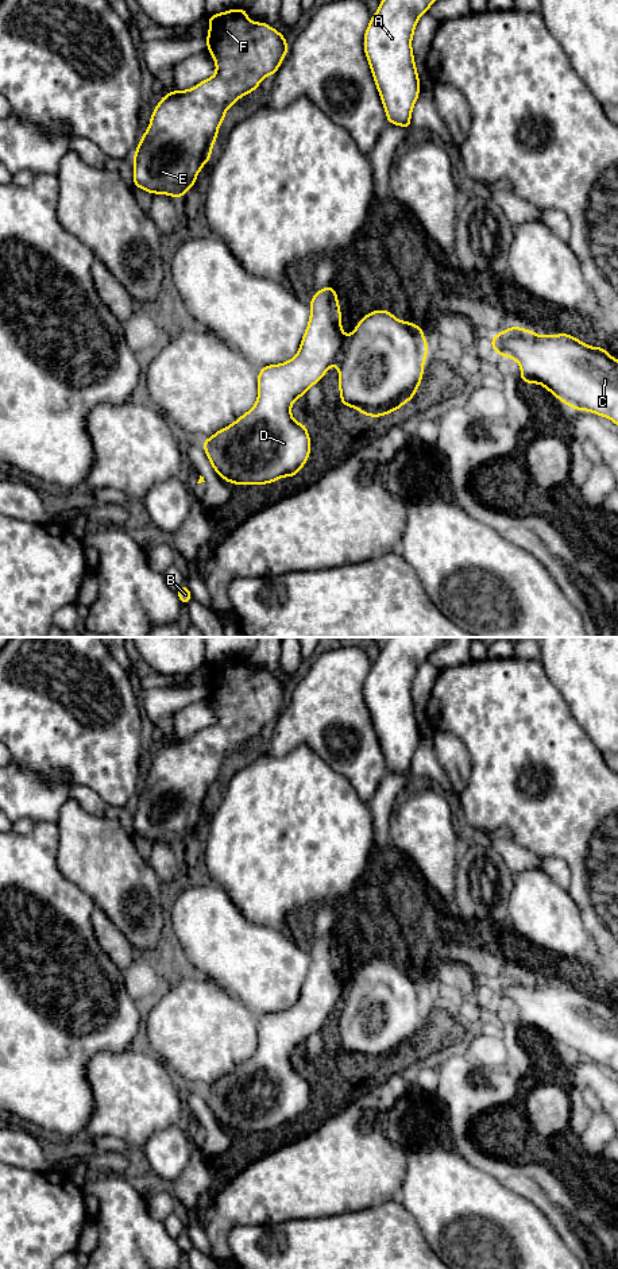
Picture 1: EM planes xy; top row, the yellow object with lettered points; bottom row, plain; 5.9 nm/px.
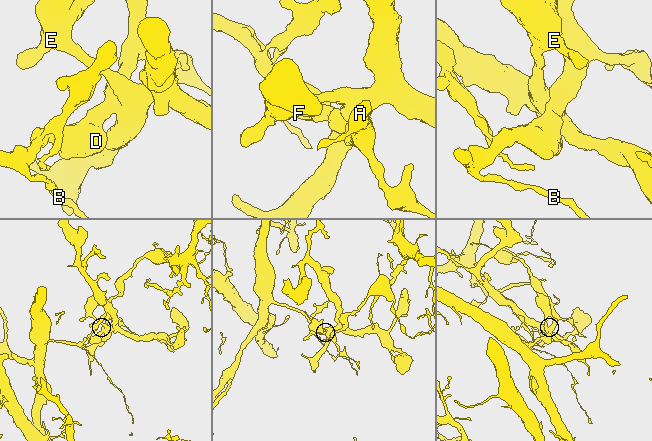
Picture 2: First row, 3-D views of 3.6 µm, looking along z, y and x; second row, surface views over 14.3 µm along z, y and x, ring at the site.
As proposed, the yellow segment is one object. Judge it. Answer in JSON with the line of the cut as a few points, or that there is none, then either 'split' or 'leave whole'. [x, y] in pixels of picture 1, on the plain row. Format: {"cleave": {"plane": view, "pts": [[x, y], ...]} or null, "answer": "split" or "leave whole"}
{"cleave": {"plane": "xy", "pts": [[346, 987], [336, 1010]]}, "answer": "split"}

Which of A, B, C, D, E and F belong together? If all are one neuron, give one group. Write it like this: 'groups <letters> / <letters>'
groups A B D / C E F

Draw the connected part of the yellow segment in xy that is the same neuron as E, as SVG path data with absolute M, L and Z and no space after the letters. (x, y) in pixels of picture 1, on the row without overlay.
M247 656L206 663L209 666L209 680L205 687L213 709L216 710L216 722L198 730L189 738L173 738L162 744L155 755L150 775L143 782L136 799L134 801L134 834L151 842L162 841L181 846L189 837L194 836L196 826L201 815L212 806L212 794L216 791L219 775L225 767L225 759L246 742L255 738L266 724L274 724L281 710L287 702L289 694L286 684L267 671L252 671L247 666Z

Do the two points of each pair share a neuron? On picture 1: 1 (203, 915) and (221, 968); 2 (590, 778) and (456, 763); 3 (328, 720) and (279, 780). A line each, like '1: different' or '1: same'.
1: same
2: different
3: different

